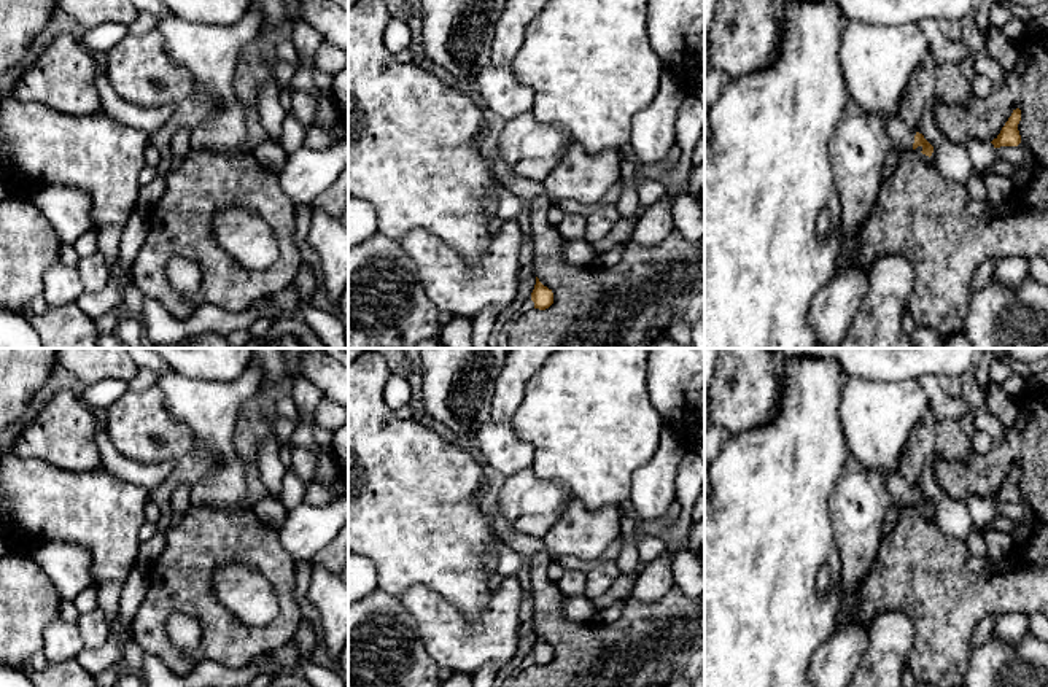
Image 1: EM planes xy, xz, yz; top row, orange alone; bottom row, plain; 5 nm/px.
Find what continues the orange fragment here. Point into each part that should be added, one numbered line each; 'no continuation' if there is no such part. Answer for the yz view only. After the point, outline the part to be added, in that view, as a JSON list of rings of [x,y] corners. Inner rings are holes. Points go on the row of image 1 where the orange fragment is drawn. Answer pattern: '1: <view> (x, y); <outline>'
1: yz (878, 61); [[[848,21],[840,59],[844,81],[857,105],[883,114],[891,148],[913,148],[916,129],[900,118],[900,103],[908,83],[929,54],[929,41],[919,24],[878,25]]]

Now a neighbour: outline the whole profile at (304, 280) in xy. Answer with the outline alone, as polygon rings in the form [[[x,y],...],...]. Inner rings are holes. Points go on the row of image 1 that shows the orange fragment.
[[[301,262],[293,283],[299,291],[299,307],[310,304],[312,294],[315,291],[315,275],[307,262]]]

